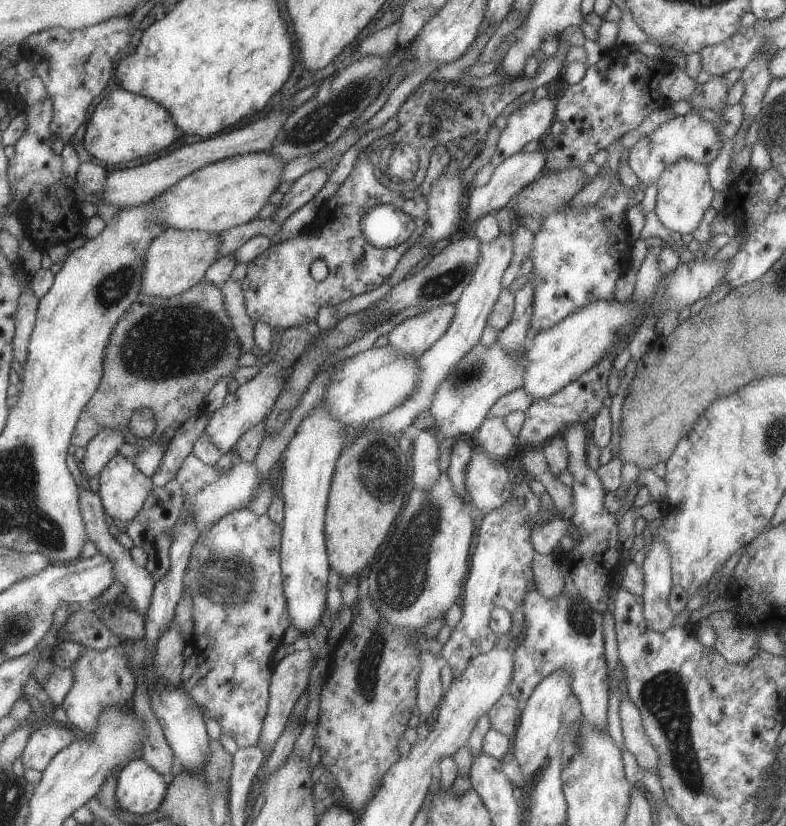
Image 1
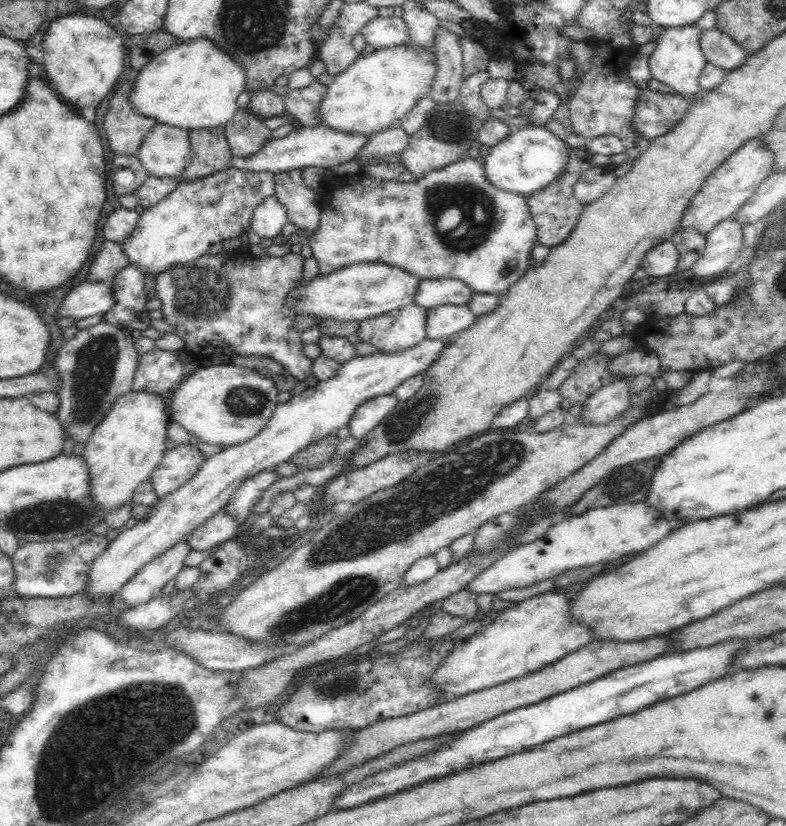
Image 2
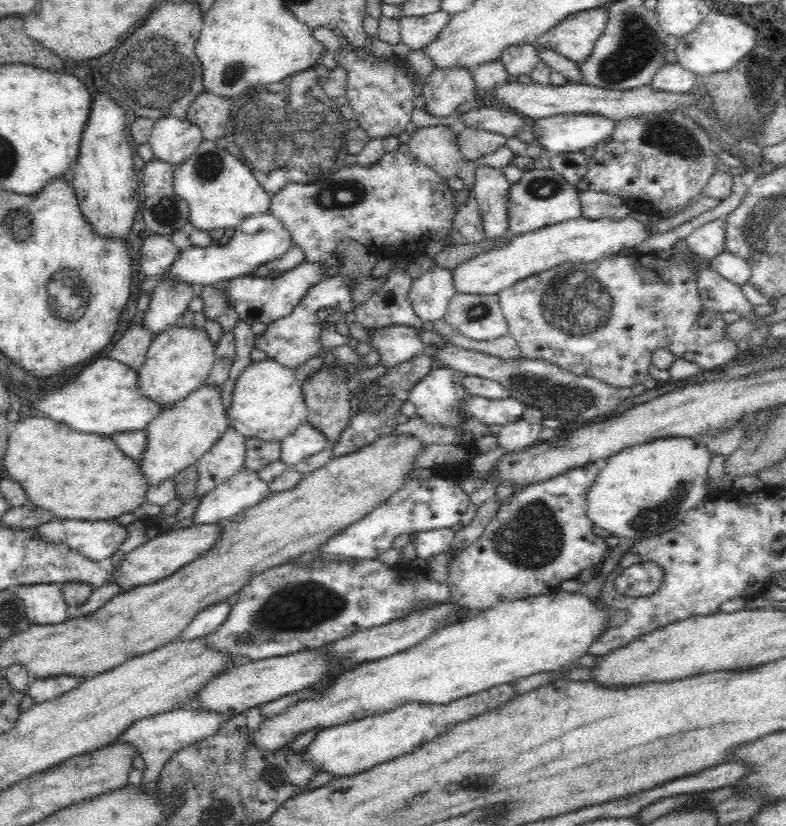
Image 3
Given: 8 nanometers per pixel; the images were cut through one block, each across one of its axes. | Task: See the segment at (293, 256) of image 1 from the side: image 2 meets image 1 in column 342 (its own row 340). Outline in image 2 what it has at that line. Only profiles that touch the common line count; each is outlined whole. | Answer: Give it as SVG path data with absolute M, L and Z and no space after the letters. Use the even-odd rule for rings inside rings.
M223 249L218 254L202 254L200 258L197 258L195 261L189 262L186 265L178 265L174 269L168 269L166 272L157 273L155 276L155 296L160 299L161 306L158 308L160 314L166 323L168 323L172 328L172 333L176 334L183 340L182 350L186 352L189 356L200 355L206 356L207 353L230 353L231 355L238 354L238 356L264 356L268 359L273 359L277 363L282 365L282 374L292 375L296 380L304 380L308 376L312 376L311 363L313 360L307 358L302 351L303 343L300 339L299 332L294 329L294 310L286 307L284 305L284 296L288 292L292 292L294 284L298 284L298 280L302 278L302 261L305 258L300 255L300 253L286 253L283 256L261 256L256 258L246 258L242 254L237 254L235 250L226 250Z

